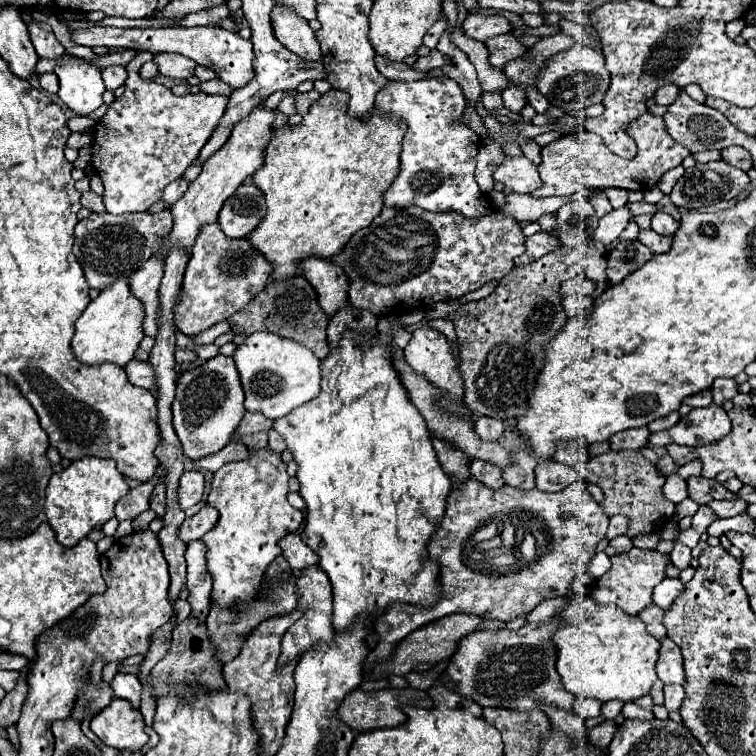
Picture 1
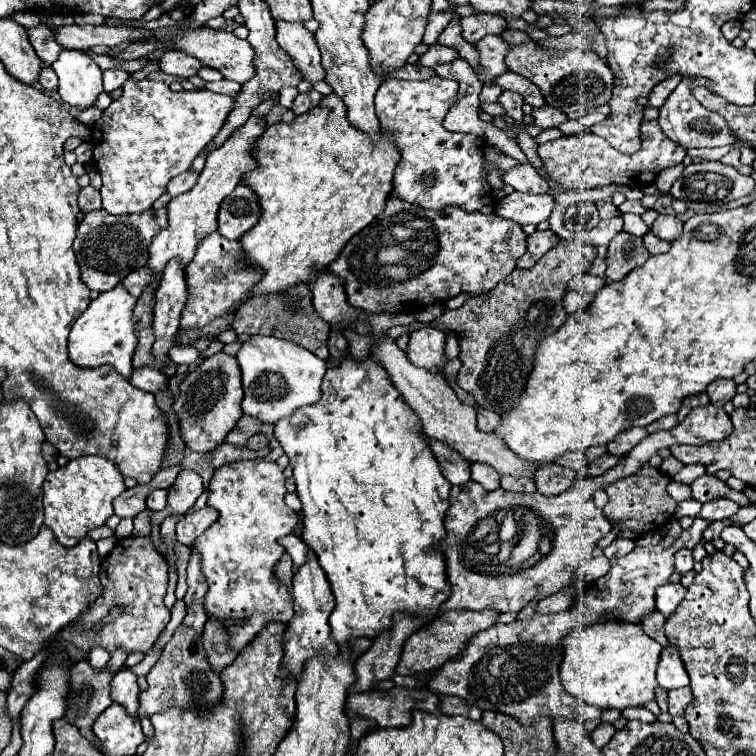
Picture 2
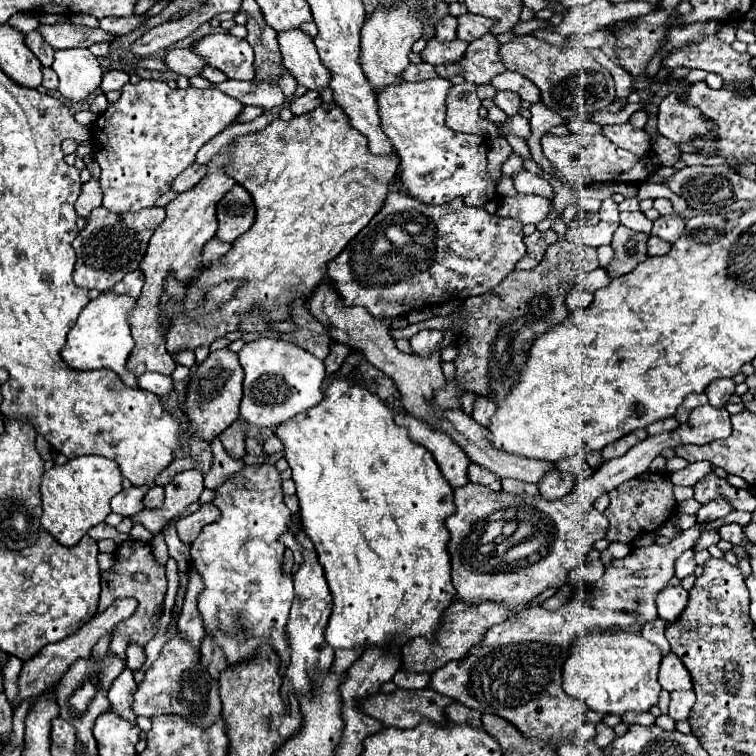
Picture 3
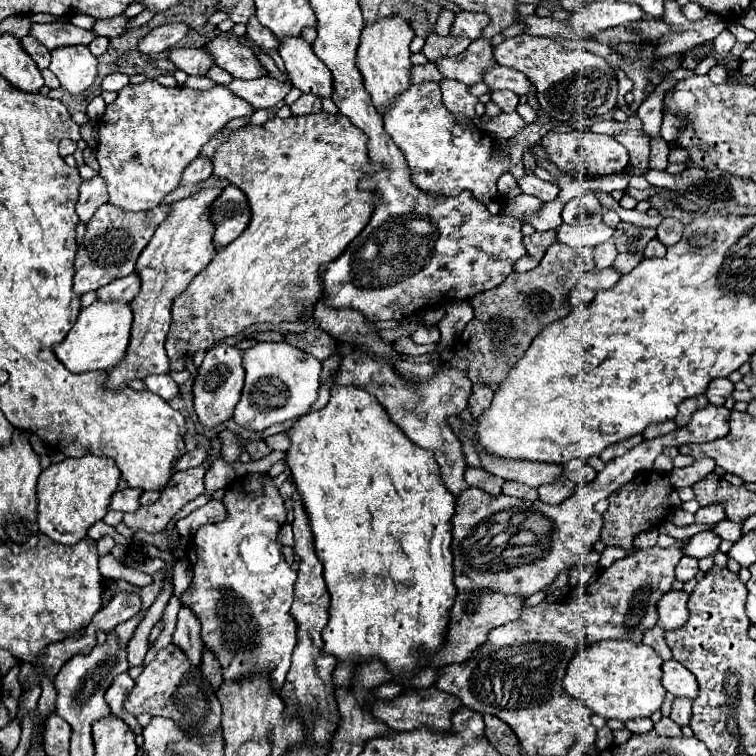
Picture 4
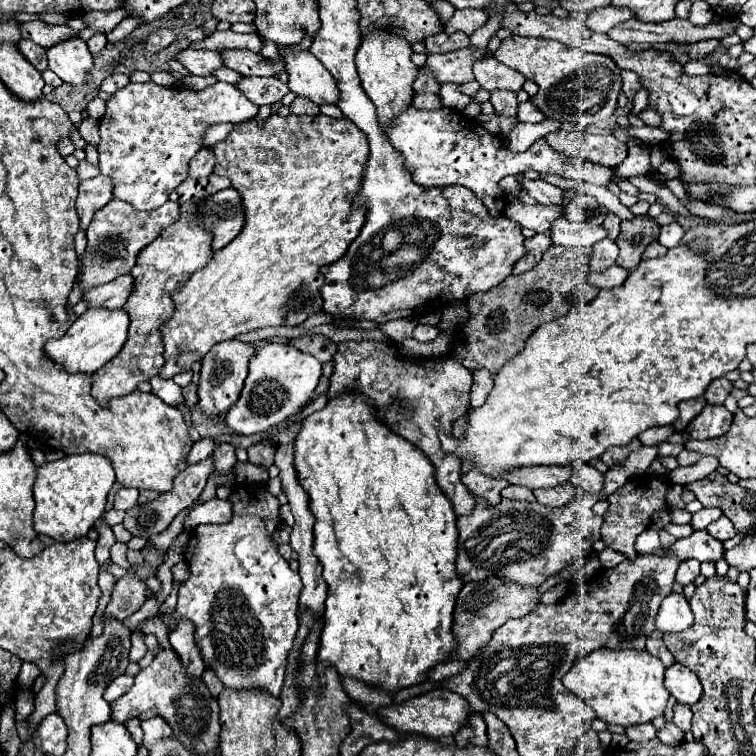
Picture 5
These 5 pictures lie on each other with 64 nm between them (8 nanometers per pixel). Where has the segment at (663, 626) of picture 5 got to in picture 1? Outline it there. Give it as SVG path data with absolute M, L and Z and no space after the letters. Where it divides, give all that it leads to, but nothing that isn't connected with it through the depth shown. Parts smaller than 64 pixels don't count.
M664 578L652 594L652 600L656 606L660 606L662 610L668 610L670 604L674 602L674 598L684 590L684 584L678 578Z

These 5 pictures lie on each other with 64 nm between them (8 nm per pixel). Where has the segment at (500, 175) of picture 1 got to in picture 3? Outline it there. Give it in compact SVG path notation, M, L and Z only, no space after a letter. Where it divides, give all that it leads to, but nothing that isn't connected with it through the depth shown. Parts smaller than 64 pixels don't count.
M522 170L522 172L514 174L512 182L514 182L514 188L520 194L538 194L538 196L544 196L544 198L552 198L554 196L552 186L544 178L540 178L538 174L532 174L528 170Z

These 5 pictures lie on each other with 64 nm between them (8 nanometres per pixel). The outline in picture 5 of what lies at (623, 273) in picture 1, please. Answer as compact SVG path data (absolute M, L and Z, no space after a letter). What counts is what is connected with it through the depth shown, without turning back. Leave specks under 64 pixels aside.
M636 216L634 220L624 220L620 224L620 234L616 238L616 244L620 248L616 264L626 270L634 270L640 264L644 248L652 240L656 240L658 234L660 226L652 222L648 216Z

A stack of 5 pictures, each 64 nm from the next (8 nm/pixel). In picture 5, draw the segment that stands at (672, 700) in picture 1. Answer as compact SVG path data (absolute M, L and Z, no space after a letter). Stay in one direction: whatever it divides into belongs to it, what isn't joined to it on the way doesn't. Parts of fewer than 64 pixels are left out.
M676 704L674 706L674 724L680 728L680 730L690 730L690 720L692 720L692 712L690 712L690 706L686 704Z

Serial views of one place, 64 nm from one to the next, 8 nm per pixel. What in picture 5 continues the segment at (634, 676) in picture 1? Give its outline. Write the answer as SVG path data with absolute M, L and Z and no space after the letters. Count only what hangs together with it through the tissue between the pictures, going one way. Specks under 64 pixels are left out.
M592 650L568 670L562 684L588 704L600 720L620 726L644 724L664 714L670 696L664 688L664 664L646 650Z

